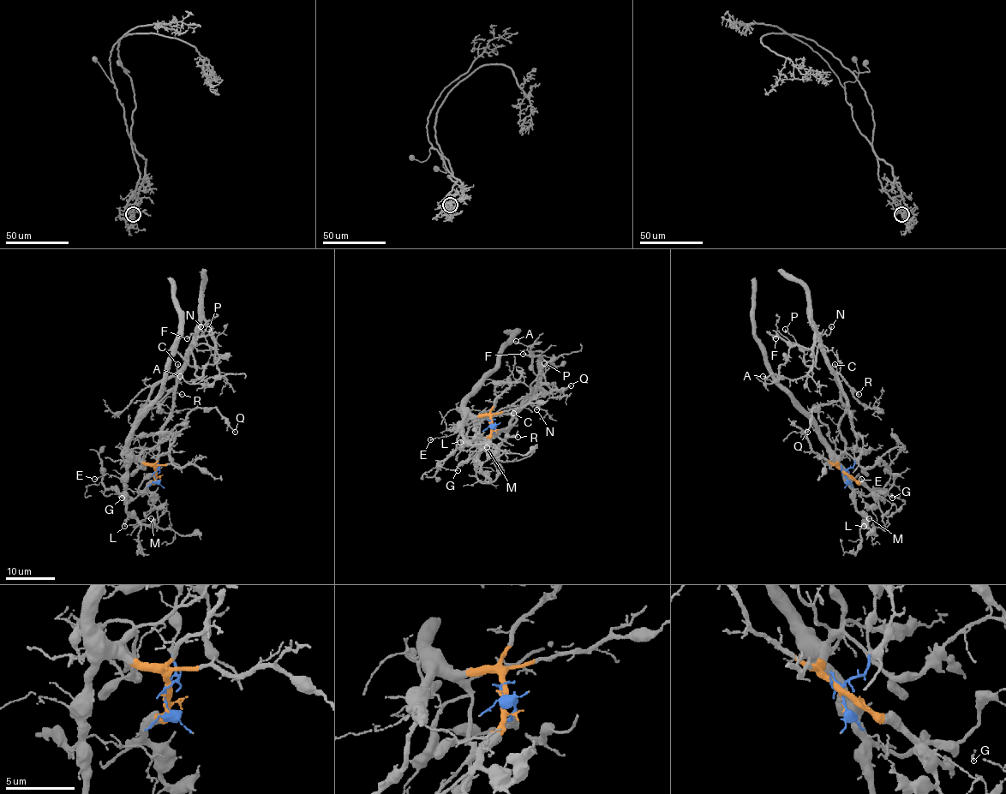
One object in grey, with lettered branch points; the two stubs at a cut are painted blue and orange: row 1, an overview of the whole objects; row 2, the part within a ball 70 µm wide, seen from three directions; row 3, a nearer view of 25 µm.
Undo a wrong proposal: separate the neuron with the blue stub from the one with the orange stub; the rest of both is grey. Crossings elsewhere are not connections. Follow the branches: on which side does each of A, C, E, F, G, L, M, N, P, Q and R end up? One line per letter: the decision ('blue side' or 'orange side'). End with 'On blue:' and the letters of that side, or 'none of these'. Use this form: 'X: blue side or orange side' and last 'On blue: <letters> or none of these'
A: blue side
C: blue side
E: orange side
F: blue side
G: orange side
L: orange side
M: orange side
N: blue side
P: blue side
Q: orange side
R: blue side
On blue: A, C, F, N, P, R

